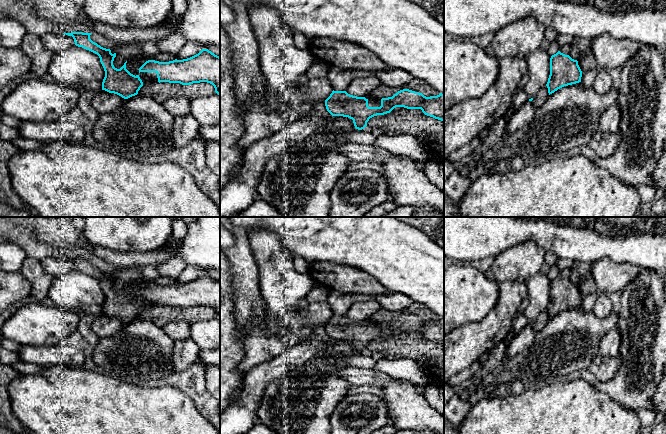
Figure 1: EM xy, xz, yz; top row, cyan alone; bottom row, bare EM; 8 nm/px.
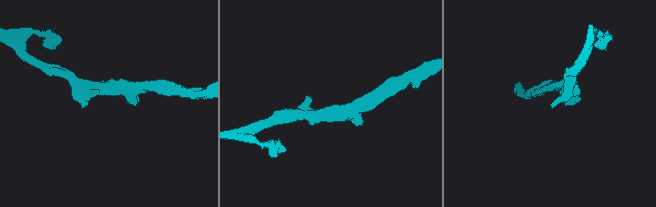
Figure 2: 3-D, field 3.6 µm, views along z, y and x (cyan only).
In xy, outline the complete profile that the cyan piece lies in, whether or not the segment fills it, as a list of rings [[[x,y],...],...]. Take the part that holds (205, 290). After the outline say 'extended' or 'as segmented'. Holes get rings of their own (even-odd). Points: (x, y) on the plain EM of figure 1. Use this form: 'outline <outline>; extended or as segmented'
outline [[[71,256],[63,257],[72,260],[75,269],[97,278],[105,295],[102,314],[114,317],[124,323],[138,318],[143,309],[151,305],[180,307],[190,309],[207,306],[214,310],[215,316],[220,320],[220,281],[202,273],[198,278],[183,284],[159,286],[146,285],[140,292],[139,298],[133,299],[126,293],[126,287],[117,293],[113,289],[116,277],[112,278],[90,263],[91,257]]]; extended

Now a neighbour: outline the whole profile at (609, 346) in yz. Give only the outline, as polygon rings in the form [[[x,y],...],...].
[[[613,328],[602,338],[599,345],[599,355],[616,357],[620,354],[621,337],[617,328]]]

